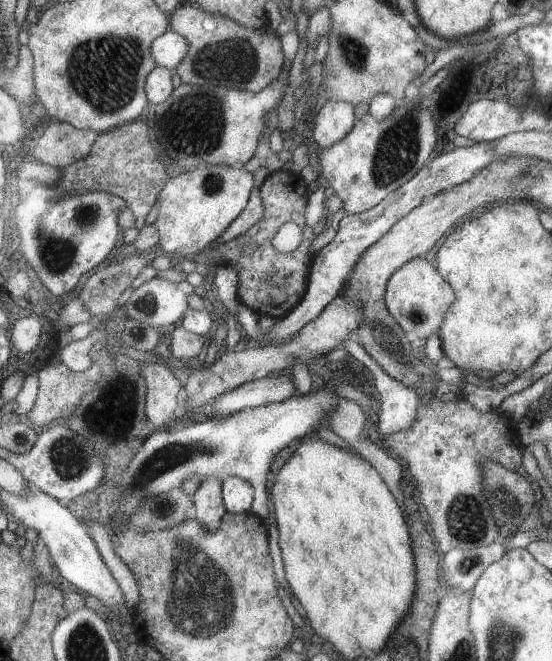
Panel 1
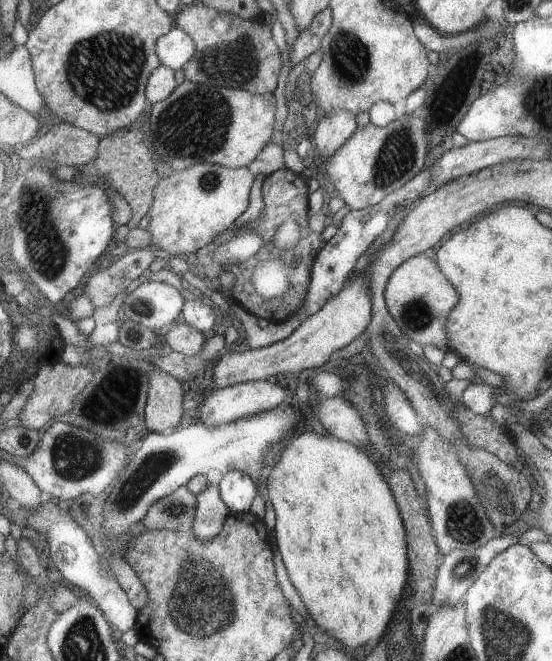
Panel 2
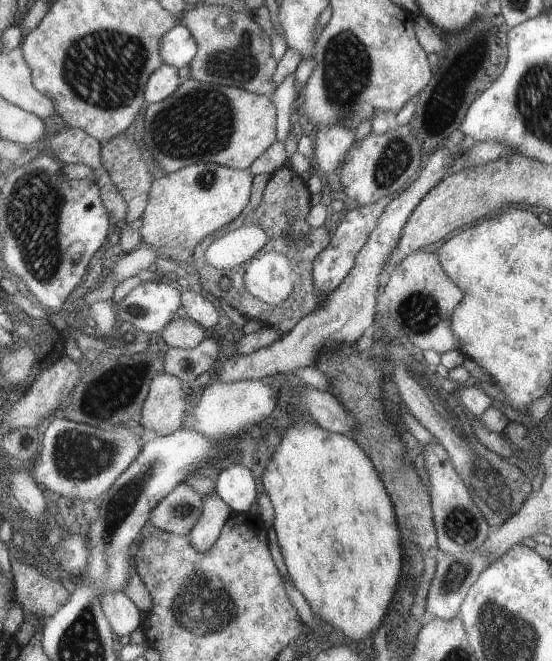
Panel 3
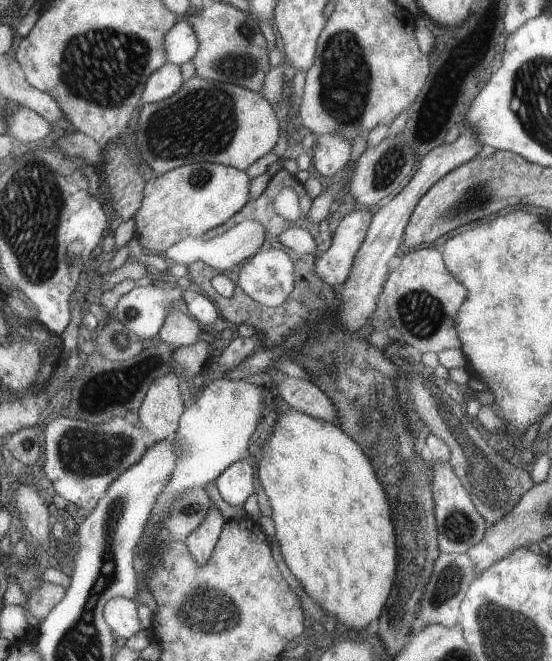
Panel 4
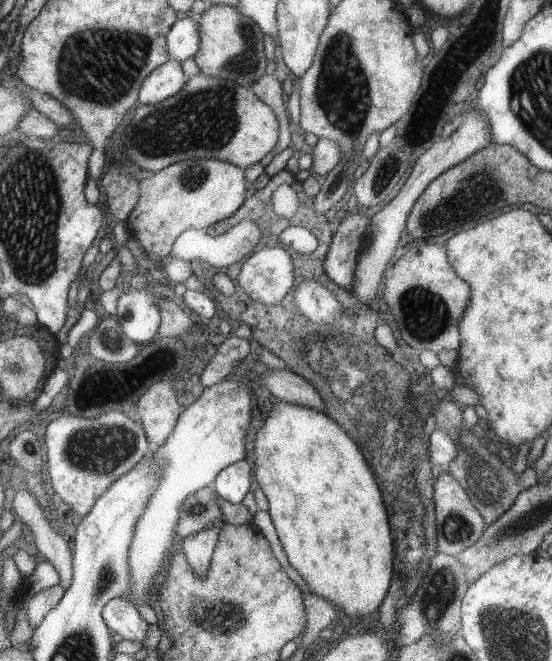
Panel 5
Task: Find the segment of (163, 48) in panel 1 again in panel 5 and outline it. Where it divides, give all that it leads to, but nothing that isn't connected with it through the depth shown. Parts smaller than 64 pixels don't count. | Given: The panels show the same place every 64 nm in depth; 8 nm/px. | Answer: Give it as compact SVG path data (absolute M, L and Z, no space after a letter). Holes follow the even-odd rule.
M184 16L174 22L166 34L167 54L171 60L182 63L191 58L199 48L199 24L195 16Z

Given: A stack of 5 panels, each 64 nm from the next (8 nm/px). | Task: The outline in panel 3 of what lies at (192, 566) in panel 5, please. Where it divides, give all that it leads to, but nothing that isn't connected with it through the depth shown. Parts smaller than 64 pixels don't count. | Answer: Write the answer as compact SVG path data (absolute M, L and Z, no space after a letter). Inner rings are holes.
M213 492L205 494L203 496L202 514L195 522L194 528L187 534L189 544L199 554L207 552L213 546L213 542L217 540L222 526L226 524L231 512L226 502L223 502L217 494L213 494Z

